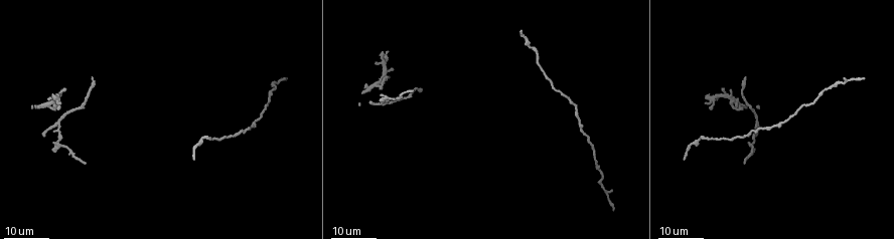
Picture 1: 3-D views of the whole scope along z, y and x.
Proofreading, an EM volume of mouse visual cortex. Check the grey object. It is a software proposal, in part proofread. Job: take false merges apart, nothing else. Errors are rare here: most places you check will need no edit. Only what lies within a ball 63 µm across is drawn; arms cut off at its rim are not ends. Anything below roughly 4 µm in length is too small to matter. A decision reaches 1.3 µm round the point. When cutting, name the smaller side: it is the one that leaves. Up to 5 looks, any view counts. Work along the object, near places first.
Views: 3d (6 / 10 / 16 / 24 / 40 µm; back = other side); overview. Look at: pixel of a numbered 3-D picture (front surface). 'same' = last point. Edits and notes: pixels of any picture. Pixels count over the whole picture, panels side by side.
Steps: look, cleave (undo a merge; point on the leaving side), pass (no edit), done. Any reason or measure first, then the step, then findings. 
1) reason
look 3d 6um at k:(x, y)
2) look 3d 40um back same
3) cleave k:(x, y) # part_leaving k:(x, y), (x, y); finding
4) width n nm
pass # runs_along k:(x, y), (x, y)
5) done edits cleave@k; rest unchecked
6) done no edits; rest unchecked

calibre changes
look 3d 24um at 1:(217, 140)

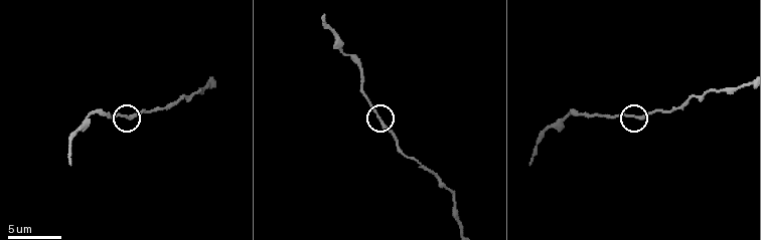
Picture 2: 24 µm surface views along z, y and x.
look 3d 10um at 2:(123, 115)

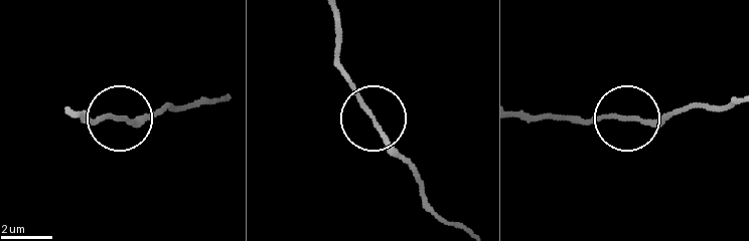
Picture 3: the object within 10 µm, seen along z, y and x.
pass # runs_along 3:(331, 8), (335, 66), (379, 131), (416, 168); one neuron here

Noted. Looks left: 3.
narrows sharply
look 3d 10um at 2:(570, 113)

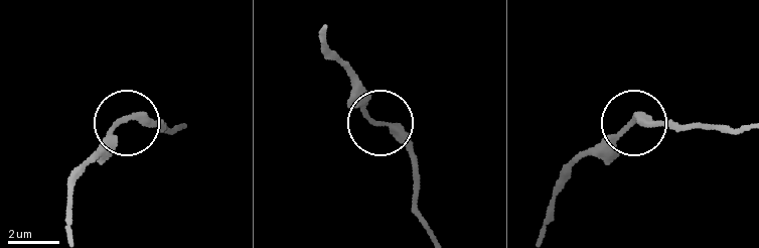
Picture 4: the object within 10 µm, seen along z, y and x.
closer look
look 3d 6um at 4:(377, 122)

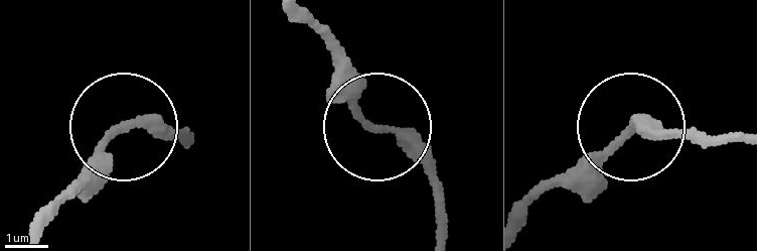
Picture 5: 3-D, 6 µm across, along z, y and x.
width 210 nm
pass # one neuron here

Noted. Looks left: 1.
look 3d 6um at 2:(458, 228)

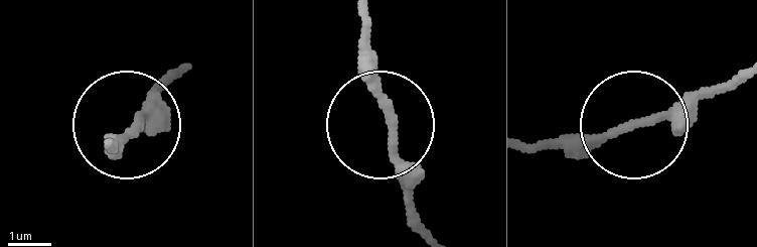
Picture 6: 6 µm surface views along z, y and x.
pass # runs_along 6:(531, 143), (585, 143), (733, 90); all the same neuron

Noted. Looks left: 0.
done no edits; rest unchecked

